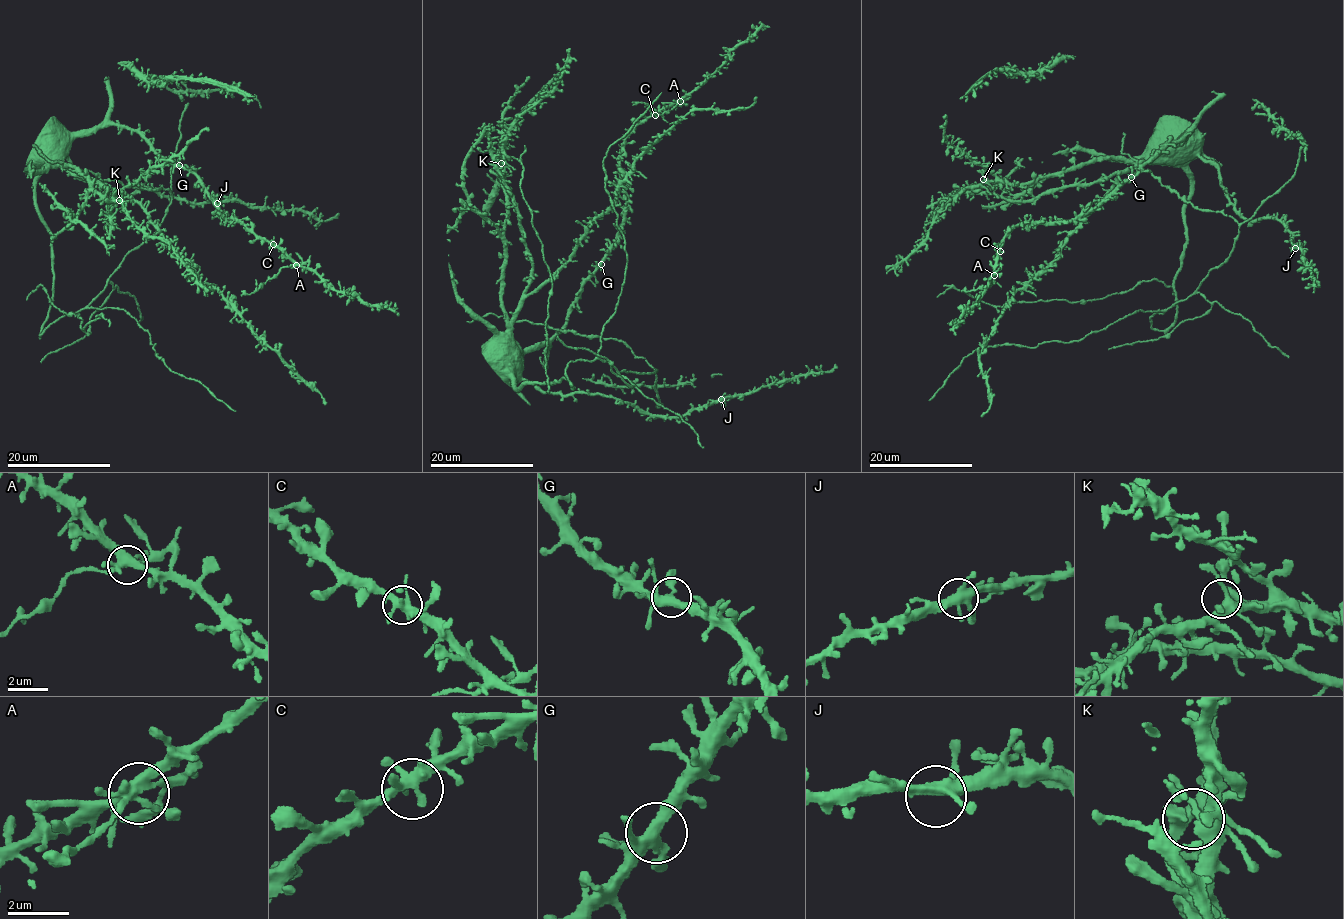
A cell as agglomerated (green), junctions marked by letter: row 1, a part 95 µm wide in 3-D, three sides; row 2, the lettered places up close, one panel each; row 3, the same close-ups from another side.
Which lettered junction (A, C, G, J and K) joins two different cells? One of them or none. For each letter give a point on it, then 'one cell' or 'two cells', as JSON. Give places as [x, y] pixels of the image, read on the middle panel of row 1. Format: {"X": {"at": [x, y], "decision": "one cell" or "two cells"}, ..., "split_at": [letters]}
{"A": {"at": [680, 101], "decision": "two cells"}, "C": {"at": [655, 115], "decision": "one cell"}, "G": {"at": [601, 264], "decision": "one cell"}, "J": {"at": [721, 399], "decision": "one cell"}, "K": {"at": [501, 163], "decision": "one cell"}, "split_at": ["A"]}

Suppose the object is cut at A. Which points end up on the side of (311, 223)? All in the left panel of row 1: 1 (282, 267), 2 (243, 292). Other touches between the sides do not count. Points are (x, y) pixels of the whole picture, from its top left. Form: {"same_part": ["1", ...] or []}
{"same_part": []}

